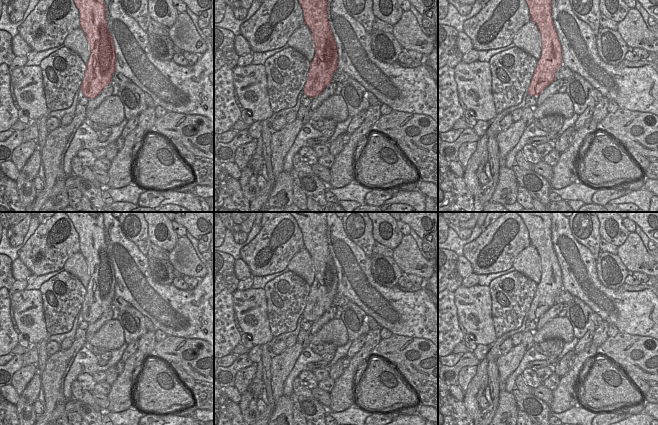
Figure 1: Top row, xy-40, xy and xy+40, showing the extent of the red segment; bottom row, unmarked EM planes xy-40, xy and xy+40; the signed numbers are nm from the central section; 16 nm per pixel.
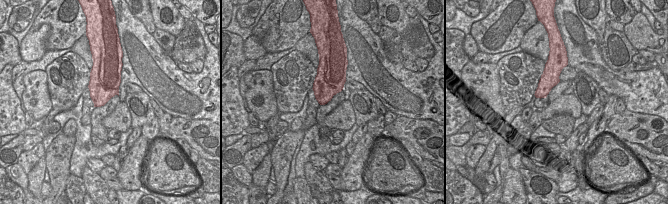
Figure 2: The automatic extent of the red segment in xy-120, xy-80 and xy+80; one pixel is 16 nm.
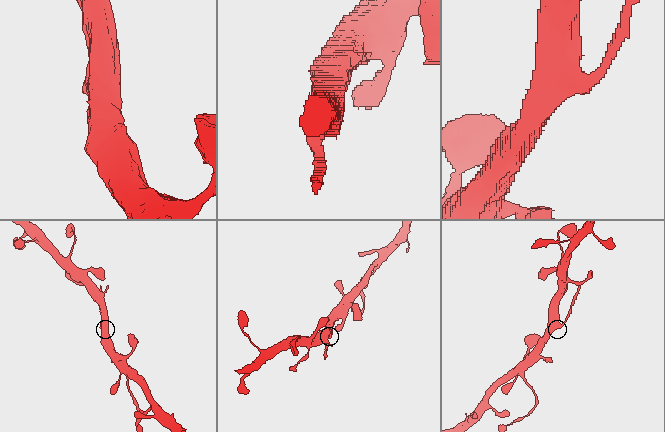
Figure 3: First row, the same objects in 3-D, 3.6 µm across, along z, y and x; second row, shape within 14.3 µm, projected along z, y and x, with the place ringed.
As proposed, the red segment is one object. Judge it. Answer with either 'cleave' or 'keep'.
cleave

